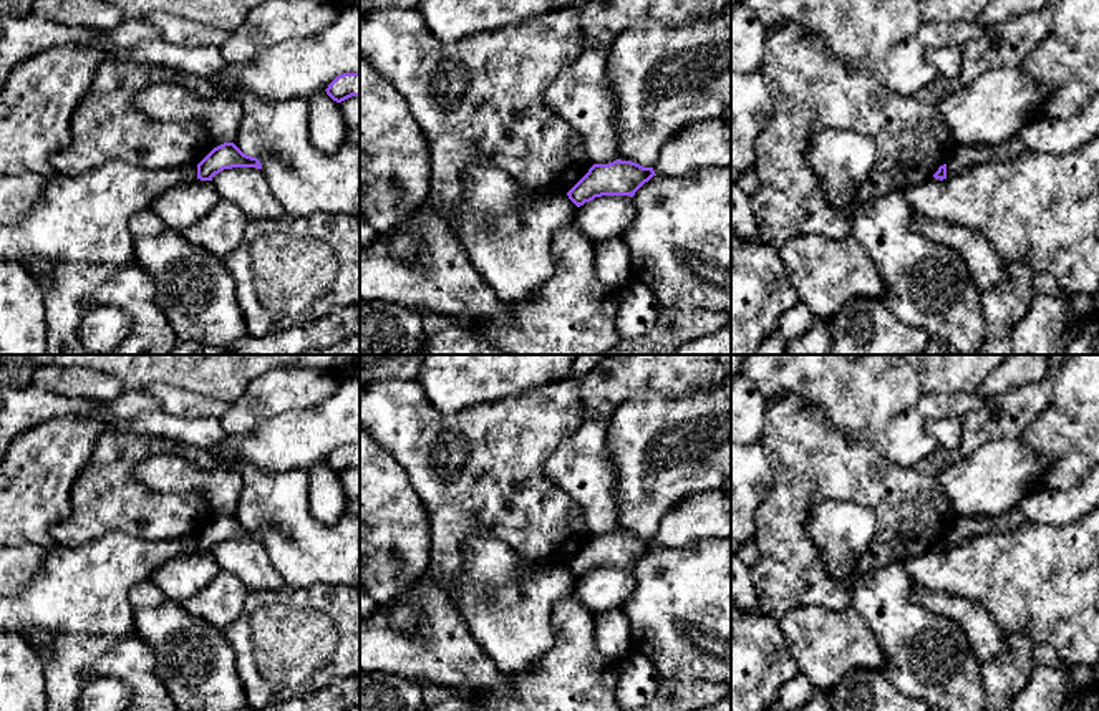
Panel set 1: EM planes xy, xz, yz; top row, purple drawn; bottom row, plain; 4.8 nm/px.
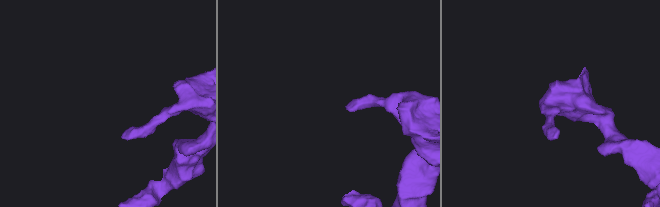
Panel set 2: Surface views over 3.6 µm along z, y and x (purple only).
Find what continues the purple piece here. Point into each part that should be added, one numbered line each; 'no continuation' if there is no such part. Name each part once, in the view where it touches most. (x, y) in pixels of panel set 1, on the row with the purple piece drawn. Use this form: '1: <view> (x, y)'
no continuation

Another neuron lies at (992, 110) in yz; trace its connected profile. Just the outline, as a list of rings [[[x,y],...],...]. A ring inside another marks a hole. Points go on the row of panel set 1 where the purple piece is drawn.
[[[998,68],[945,96],[940,103],[940,113],[950,128],[955,146],[1001,146],[1028,126],[1048,94],[1046,86],[1038,85],[1023,71]]]

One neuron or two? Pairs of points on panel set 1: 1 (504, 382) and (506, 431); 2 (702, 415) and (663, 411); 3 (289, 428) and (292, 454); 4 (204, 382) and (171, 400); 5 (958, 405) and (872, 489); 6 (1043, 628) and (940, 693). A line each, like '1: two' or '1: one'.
1: two
2: one
3: one
4: two
5: two
6: two

